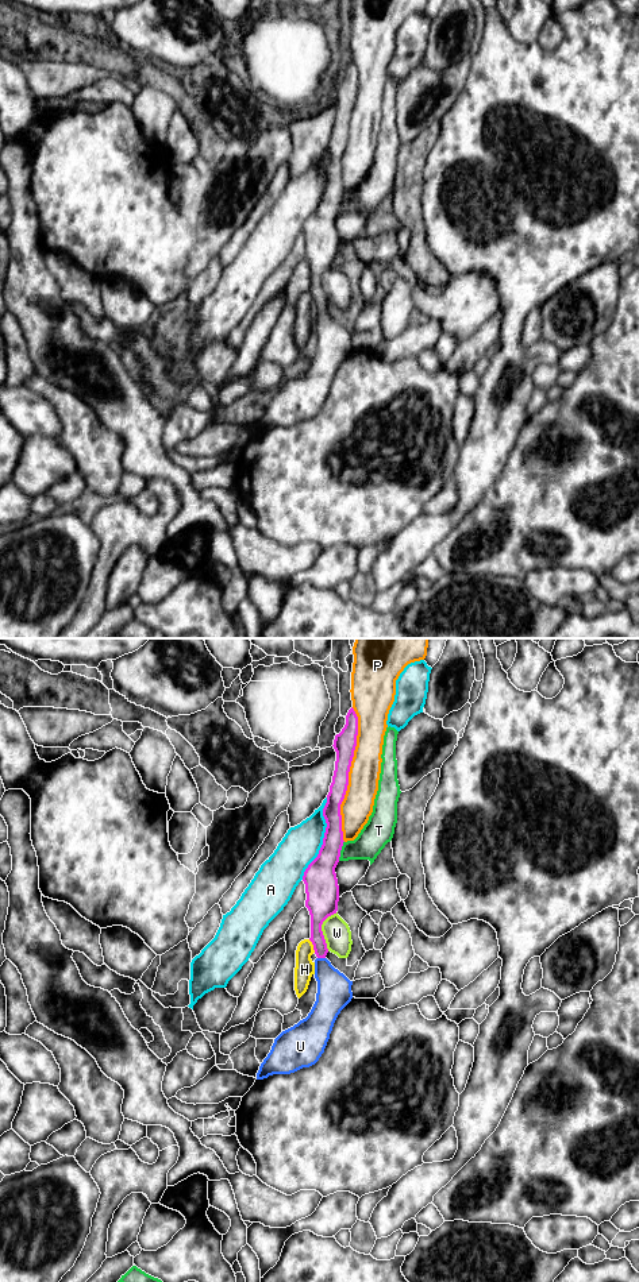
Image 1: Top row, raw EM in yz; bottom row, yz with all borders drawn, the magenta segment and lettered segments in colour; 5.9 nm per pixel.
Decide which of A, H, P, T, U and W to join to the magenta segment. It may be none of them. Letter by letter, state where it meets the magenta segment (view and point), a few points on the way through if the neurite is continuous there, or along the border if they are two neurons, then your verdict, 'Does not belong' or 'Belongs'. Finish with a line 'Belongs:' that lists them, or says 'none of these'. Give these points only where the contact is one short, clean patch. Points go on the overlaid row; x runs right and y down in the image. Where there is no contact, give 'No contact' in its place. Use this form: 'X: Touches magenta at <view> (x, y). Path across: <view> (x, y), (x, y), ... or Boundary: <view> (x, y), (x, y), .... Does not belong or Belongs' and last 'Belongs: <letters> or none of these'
A: Touches magenta at yz (323, 838). Does not belong
H: Touches magenta at yz (314, 946). Boundary: yz (308, 939), (315, 952). Does not belong
P: Touches magenta at yz (347, 775). Does not belong
T: Touches magenta at yz (341, 849). Does not belong
U: Touches magenta at yz (322, 957). Path across: yz (318, 915), (316, 938), (322, 957), (323, 970), (334, 989). Belongs
W: Touches magenta at yz (320, 930). Boundary: yz (337, 912), (331, 914), (322, 925), (322, 934), (328, 950). Does not belong
Belongs: U

